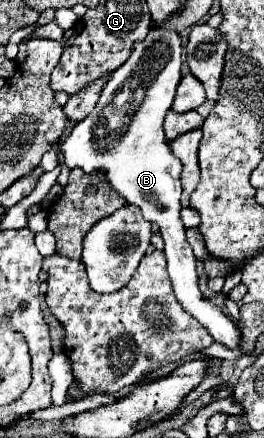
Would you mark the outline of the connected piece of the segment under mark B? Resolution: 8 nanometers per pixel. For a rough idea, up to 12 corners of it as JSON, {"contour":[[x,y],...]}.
{"contour":[[152,27],[60,145],[164,237],[176,299],[214,341],[236,325],[198,289],[164,137],[180,33]]}

